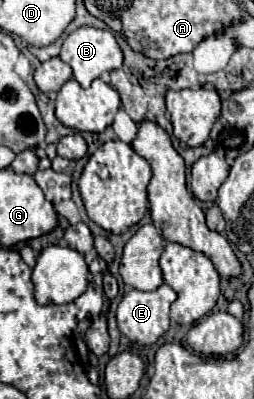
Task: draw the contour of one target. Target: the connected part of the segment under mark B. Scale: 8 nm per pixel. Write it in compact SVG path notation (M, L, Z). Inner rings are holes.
M77 28L71 32L61 48L59 58L71 66L73 78L89 88L103 72L117 70L123 64L123 52L109 30Z

